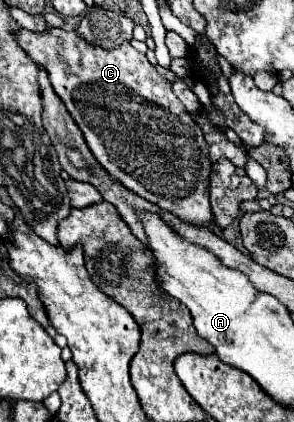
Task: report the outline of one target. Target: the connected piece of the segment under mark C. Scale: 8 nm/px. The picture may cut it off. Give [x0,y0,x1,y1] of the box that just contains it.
[18,28,212,226]

